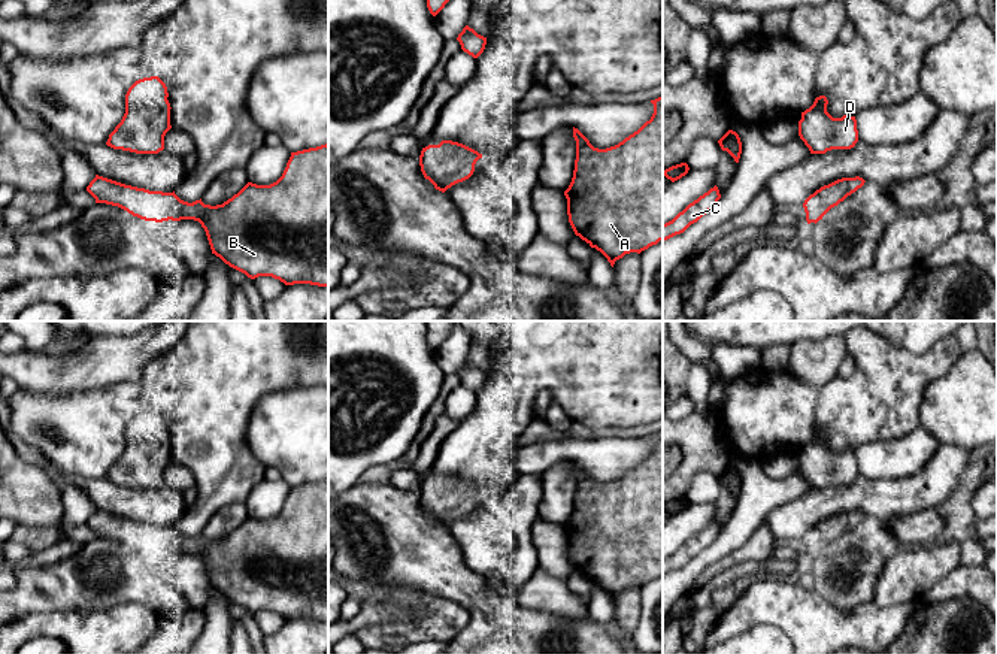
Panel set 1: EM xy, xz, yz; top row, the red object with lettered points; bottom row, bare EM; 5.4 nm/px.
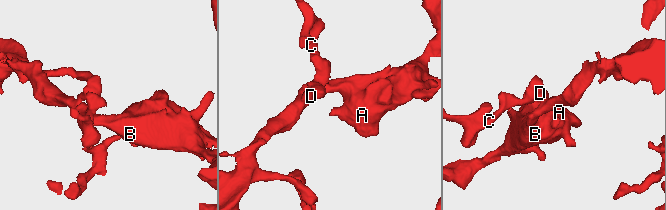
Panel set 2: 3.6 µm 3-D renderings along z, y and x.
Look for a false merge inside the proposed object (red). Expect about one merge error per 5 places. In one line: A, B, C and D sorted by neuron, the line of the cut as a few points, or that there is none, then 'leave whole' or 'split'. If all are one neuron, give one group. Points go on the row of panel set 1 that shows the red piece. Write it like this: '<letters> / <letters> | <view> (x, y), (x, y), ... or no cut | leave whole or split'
A B C D | no cut | leave whole

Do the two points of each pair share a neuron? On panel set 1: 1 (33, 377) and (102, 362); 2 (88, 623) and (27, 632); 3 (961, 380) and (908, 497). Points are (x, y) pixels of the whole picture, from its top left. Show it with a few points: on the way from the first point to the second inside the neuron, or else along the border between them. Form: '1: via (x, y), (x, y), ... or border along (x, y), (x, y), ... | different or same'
1: via (49, 377), (61, 377), (66, 372), (85, 366) | same
2: via (73, 624), (42, 624) | same
3: border along (941, 444), (954, 444), (969, 451) | different

